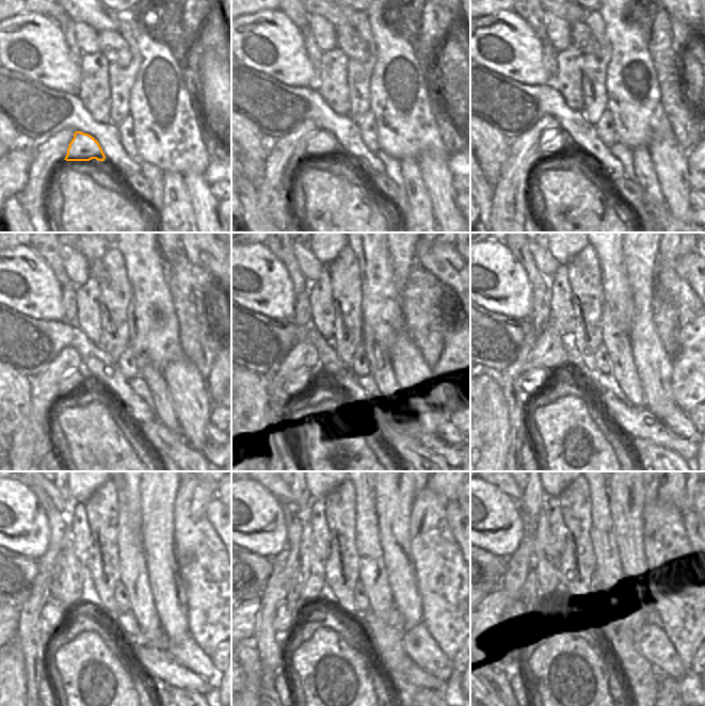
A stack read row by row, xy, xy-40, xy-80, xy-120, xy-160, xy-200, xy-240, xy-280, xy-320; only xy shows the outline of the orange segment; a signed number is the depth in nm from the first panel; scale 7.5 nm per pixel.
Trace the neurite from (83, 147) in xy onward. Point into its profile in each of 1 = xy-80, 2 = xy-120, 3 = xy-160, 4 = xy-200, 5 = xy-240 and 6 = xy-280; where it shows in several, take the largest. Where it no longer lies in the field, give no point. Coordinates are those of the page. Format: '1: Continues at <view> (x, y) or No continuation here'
1: Continues at xy-80 (556, 143)
2: Continues at xy-120 (76, 381)
3: Continues at xy-160 (305, 382)
4: Continues at xy-200 (535, 380)
5: Continues at xy-240 (58, 616)
6: Continues at xy-280 (295, 611)

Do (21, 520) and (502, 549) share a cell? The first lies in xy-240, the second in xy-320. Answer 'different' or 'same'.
same

